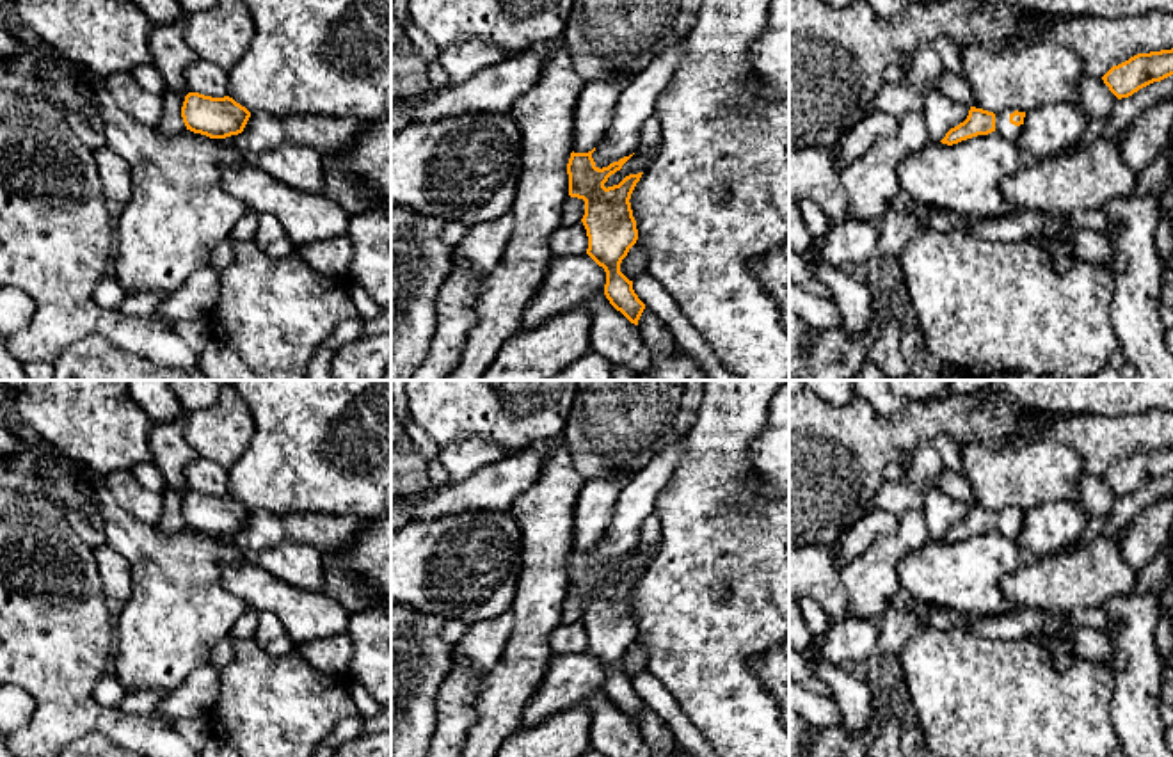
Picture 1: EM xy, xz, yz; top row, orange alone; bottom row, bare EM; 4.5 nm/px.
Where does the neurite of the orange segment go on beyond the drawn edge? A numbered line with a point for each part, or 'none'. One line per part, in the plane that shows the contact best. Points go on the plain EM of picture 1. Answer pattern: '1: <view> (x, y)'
1: yz (1003, 525)

